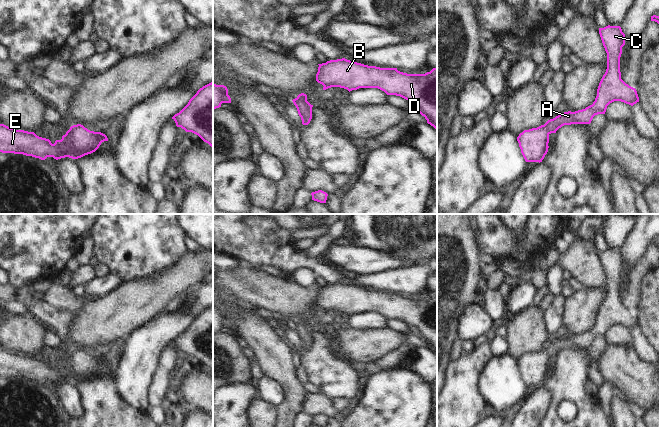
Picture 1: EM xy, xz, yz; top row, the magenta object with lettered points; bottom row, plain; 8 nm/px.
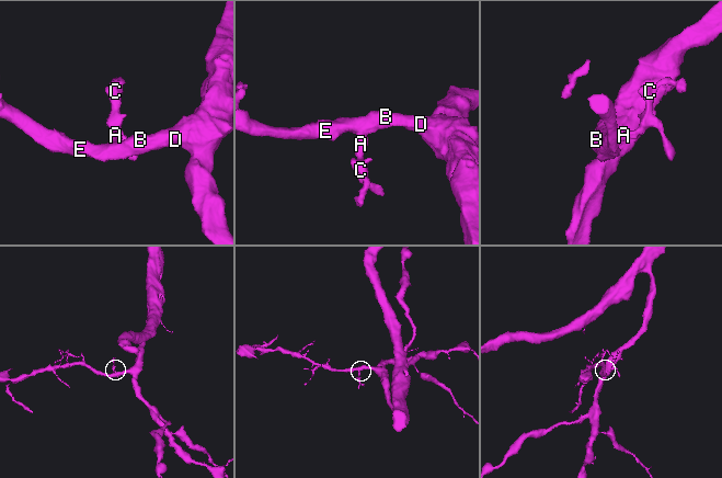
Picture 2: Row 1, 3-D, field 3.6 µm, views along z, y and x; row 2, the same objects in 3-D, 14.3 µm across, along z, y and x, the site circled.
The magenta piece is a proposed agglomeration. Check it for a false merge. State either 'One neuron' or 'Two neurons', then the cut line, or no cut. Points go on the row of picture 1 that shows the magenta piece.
One neuron. No split

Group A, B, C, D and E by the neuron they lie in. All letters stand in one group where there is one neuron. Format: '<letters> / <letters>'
A B C D E

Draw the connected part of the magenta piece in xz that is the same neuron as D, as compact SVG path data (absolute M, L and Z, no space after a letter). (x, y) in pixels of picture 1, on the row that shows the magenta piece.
M345 58L318 65L316 81L324 86L323 90L340 87L350 92L359 88L378 88L387 95L396 95L408 100L411 106L425 117L427 123L437 130L437 68L425 74L407 74L397 68L368 66Z

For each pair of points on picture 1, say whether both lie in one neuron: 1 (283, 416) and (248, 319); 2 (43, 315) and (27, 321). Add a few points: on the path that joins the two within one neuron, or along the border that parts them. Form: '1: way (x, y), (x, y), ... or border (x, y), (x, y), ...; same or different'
1: way (290, 392), (290, 384), (266, 343); same
2: border (27, 312), (33, 317); different

